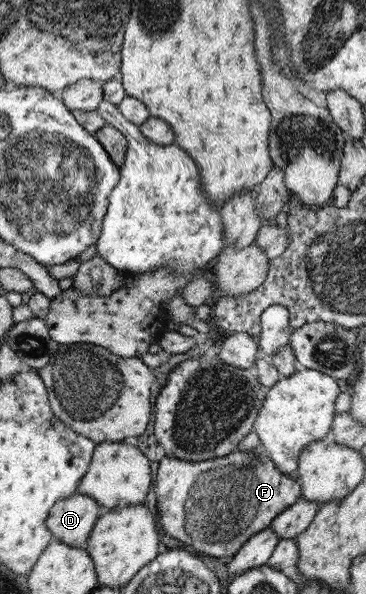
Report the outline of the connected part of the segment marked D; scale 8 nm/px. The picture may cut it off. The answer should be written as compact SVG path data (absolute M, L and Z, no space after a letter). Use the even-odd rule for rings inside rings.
M74 492L53 504L45 526L57 540L68 547L84 548L98 518L97 512L97 501L90 496Z

